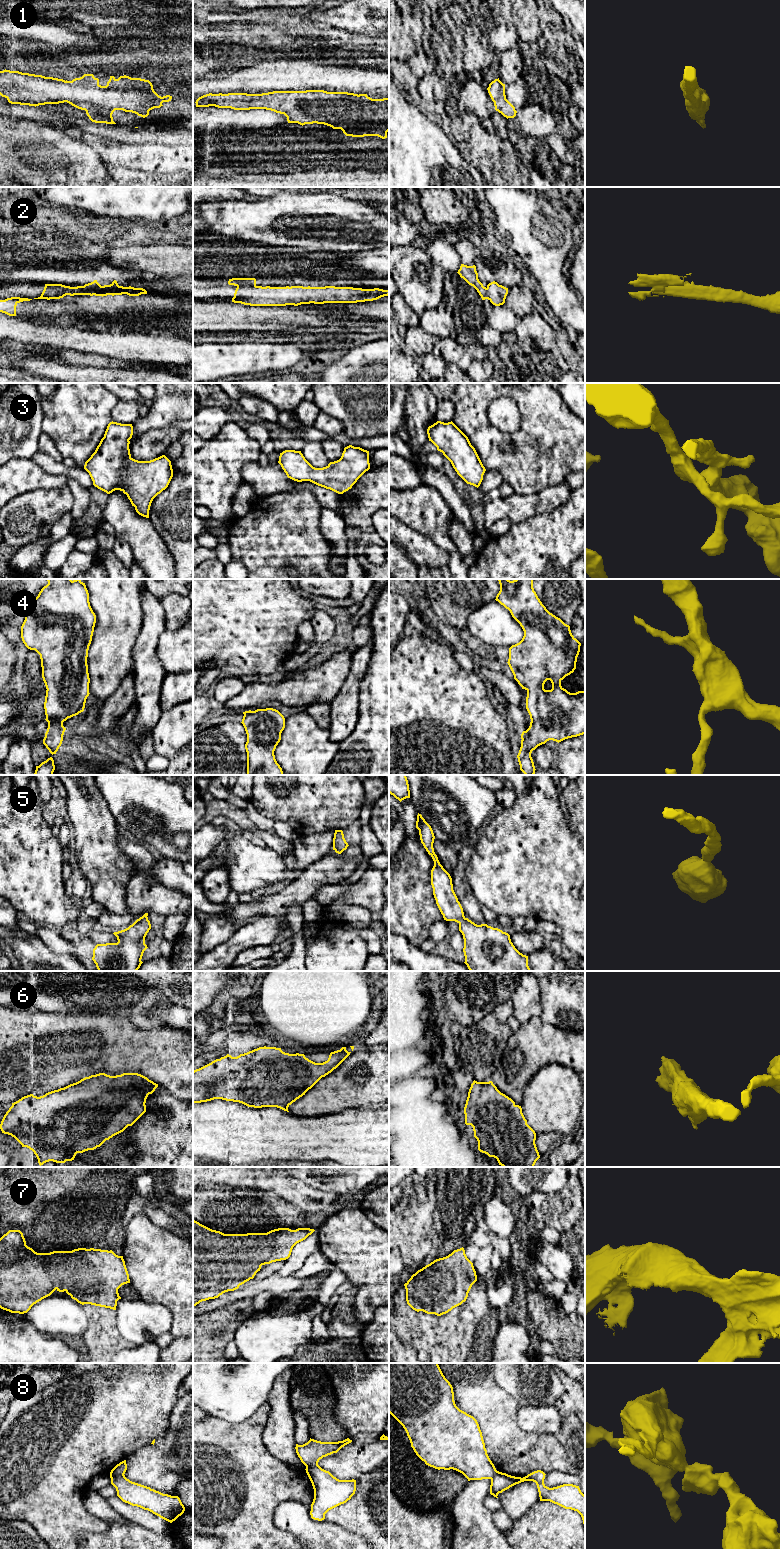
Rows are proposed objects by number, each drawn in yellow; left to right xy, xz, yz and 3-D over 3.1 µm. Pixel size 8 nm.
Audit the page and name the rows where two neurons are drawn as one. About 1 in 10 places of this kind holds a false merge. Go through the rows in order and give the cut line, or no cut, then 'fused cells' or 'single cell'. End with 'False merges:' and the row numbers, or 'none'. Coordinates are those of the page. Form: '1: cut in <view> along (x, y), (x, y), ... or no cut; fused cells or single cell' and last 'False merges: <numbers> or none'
1: no cut; single cell
2: cut in xz along (255, 285), (239, 285), (237, 287); fused cells
3: no cut; single cell
4: no cut; single cell
5: no cut; single cell
6: no cut; single cell
7: no cut; single cell
8: cut in xy along (123, 1473), (117, 1476), (110, 1476); fused cells
False merges: 2, 8

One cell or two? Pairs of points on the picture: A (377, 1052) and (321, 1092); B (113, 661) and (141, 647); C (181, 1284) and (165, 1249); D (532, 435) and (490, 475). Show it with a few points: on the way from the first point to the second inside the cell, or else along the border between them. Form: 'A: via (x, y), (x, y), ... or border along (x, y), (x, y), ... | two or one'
A: via (363, 1059), (351, 1066), (335, 1082) | one
B: border along (140, 628), (133, 652), (132, 670) | two
C: via (177, 1275), (165, 1263), (165, 1258) | one
D: border along (486, 469), (492, 469), (503, 480) | two

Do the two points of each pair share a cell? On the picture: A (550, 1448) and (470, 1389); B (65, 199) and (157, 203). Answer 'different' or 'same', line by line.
A: same
B: same

